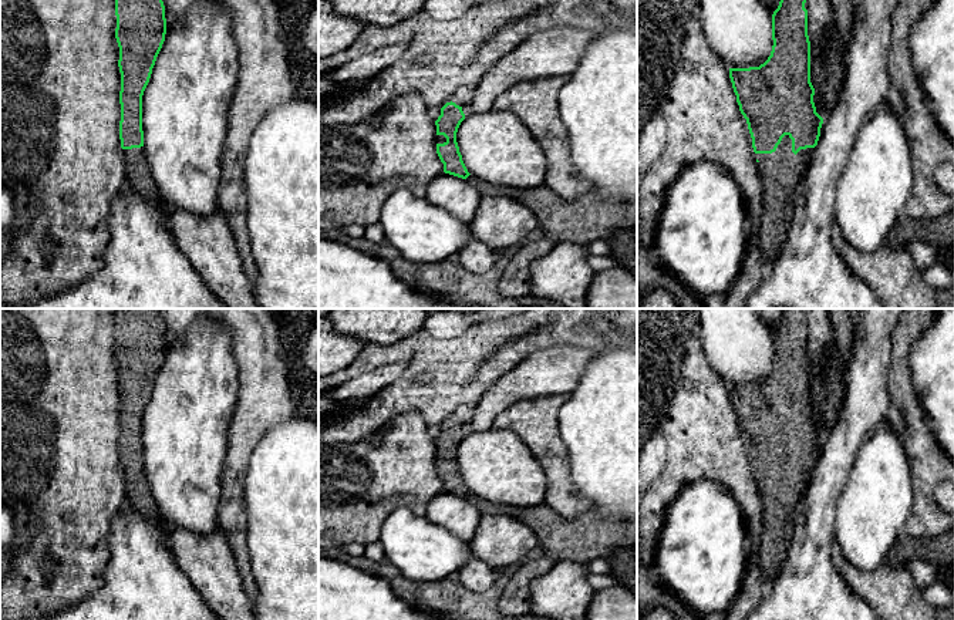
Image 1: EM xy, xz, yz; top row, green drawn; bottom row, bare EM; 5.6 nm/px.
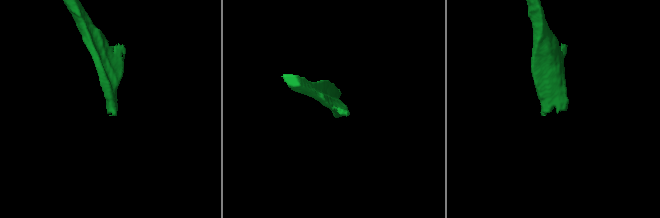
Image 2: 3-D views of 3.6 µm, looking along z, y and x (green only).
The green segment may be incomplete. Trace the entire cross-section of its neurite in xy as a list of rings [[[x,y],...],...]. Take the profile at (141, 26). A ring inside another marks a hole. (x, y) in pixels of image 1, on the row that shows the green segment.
[[[115,0],[115,38],[119,47],[121,121],[127,183],[156,202],[164,225],[171,228],[171,209],[161,201],[144,149],[142,95],[166,34],[162,0]]]

